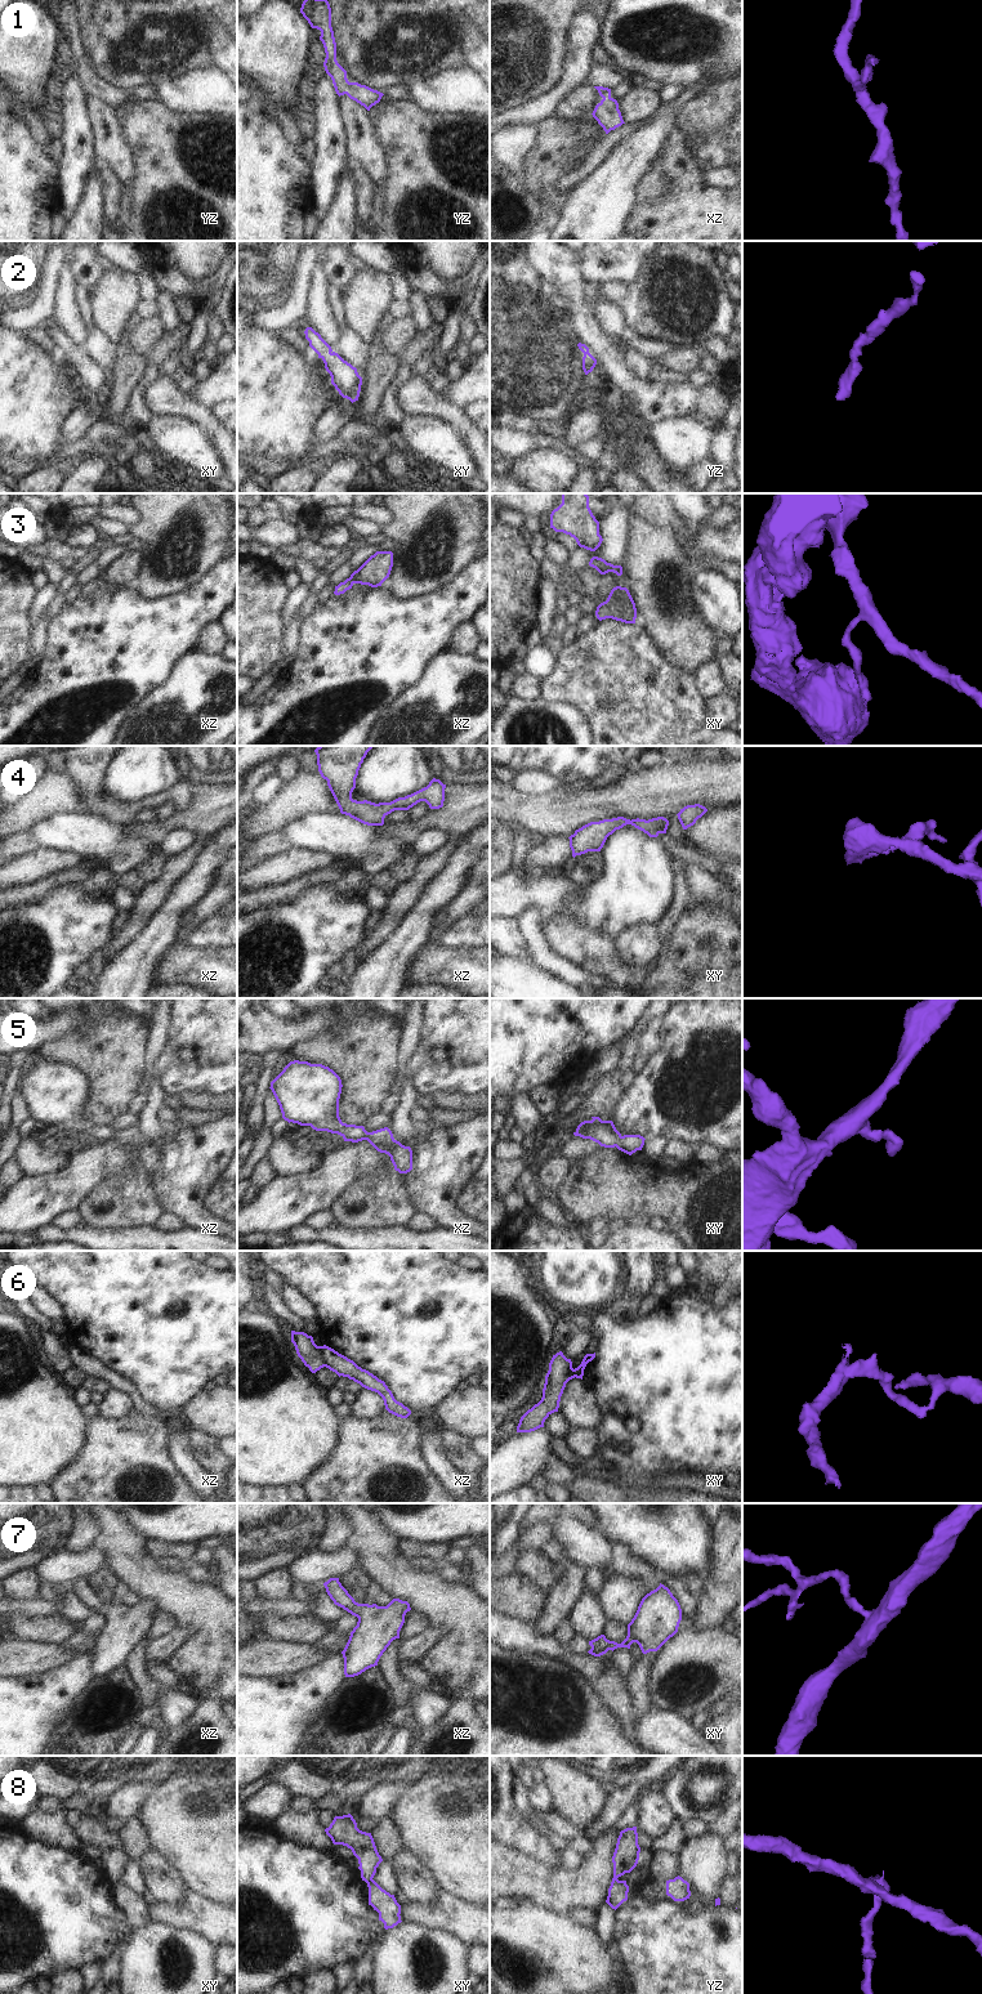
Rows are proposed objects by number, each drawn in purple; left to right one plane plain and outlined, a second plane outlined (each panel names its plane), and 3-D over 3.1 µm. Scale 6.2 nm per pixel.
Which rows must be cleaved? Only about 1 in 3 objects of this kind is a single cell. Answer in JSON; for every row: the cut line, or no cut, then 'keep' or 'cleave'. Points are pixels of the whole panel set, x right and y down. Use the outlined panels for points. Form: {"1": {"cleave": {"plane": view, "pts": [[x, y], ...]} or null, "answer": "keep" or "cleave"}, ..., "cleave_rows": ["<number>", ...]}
{"1": {"cleave": null, "answer": "keep"}, "2": {"cleave": null, "answer": "keep"}, "3": {"cleave": null, "answer": "keep"}, "4": {"cleave": null, "answer": "keep"}, "5": {"cleave": null, "answer": "keep"}, "6": {"cleave": {"plane": "xz", "pts": [[320, 1346], [325, 1366]]}, "answer": "cleave"}, "7": {"cleave": null, "answer": "keep"}, "8": {"cleave": {"plane": "xy", "pts": [[371, 1878], [366, 1882]]}, "answer": "cleave"}, "cleave_rows": ["6", "8"]}

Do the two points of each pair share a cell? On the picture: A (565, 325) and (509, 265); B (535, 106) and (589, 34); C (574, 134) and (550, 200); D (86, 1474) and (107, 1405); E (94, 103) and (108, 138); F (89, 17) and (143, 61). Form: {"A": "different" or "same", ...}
{"A": "same", "B": "same", "C": "same", "D": "different", "E": "same", "F": "same"}

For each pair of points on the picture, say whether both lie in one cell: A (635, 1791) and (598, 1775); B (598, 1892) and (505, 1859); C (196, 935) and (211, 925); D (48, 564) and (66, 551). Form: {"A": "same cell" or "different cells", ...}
{"A": "different cells", "B": "same cell", "C": "same cell", "D": "different cells"}

